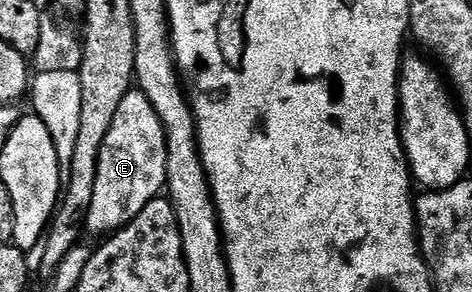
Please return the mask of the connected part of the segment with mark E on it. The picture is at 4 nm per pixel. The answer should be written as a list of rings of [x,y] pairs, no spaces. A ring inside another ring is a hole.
[[[138,89],[130,90],[122,97],[122,105],[118,105],[118,113],[110,121],[110,133],[102,141],[102,153],[98,153],[98,173],[94,177],[94,197],[86,214],[86,227],[99,237],[119,231],[132,222],[133,215],[153,206],[152,198],[165,187],[164,128],[148,98]]]

